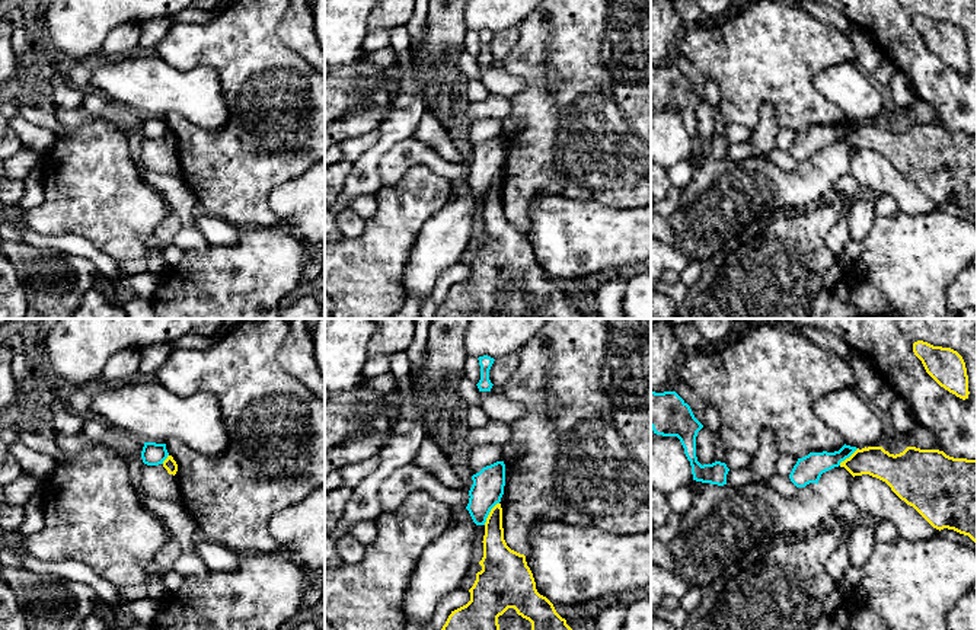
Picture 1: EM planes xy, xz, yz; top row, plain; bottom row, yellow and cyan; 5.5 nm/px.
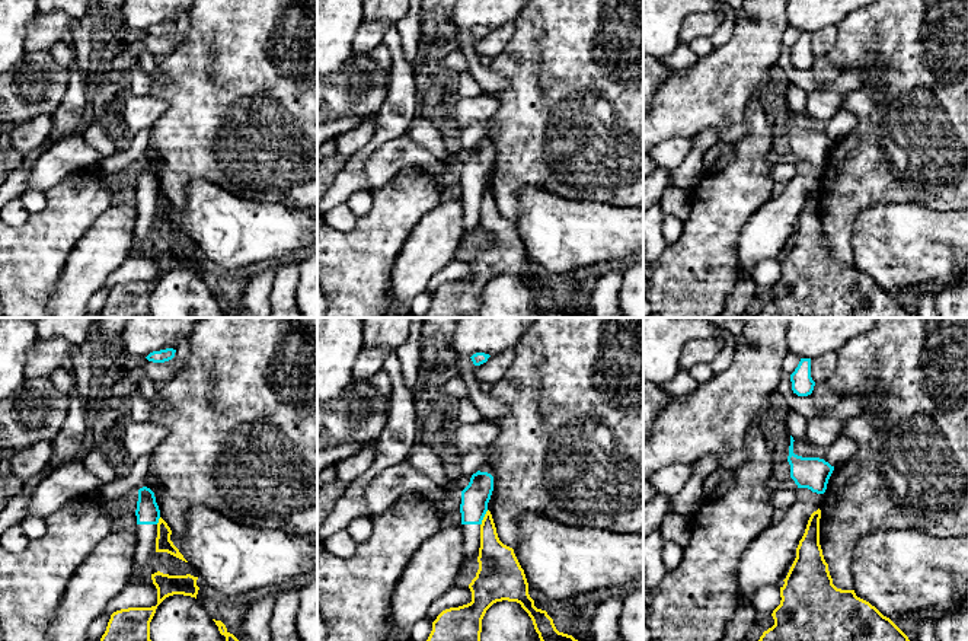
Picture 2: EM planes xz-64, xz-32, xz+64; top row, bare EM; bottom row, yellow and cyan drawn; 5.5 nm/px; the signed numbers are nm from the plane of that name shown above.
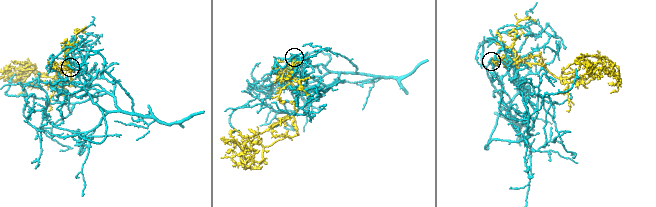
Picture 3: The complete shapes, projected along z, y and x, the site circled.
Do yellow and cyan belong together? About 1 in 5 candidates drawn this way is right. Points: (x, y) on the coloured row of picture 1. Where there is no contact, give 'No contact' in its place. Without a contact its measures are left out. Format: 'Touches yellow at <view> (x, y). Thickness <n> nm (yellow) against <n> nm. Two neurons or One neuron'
Touches yellow at xz (489, 514). Thickness 170 nm (yellow) against 180 nm. Two neurons

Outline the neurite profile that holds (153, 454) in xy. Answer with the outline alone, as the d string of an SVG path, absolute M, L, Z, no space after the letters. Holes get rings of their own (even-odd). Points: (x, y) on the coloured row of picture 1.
M144 442L141 458L147 466L159 466L167 458L166 444Z

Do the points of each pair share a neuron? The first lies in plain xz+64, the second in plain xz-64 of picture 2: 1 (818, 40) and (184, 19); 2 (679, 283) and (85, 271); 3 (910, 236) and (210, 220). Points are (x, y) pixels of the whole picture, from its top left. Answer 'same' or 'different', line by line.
1: same
2: different
3: same

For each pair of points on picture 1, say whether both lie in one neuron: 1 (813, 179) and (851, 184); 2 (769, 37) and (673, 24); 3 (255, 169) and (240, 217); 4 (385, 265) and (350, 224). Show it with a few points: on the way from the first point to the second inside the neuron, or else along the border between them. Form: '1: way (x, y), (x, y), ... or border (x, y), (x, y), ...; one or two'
1: border (848, 172), (835, 185), (832, 194); two
2: border (679, 37), (674, 41); two
3: way (243, 181), (240, 184), (240, 205); one
4: border (366, 221), (364, 229), (357, 236), (341, 234); two

